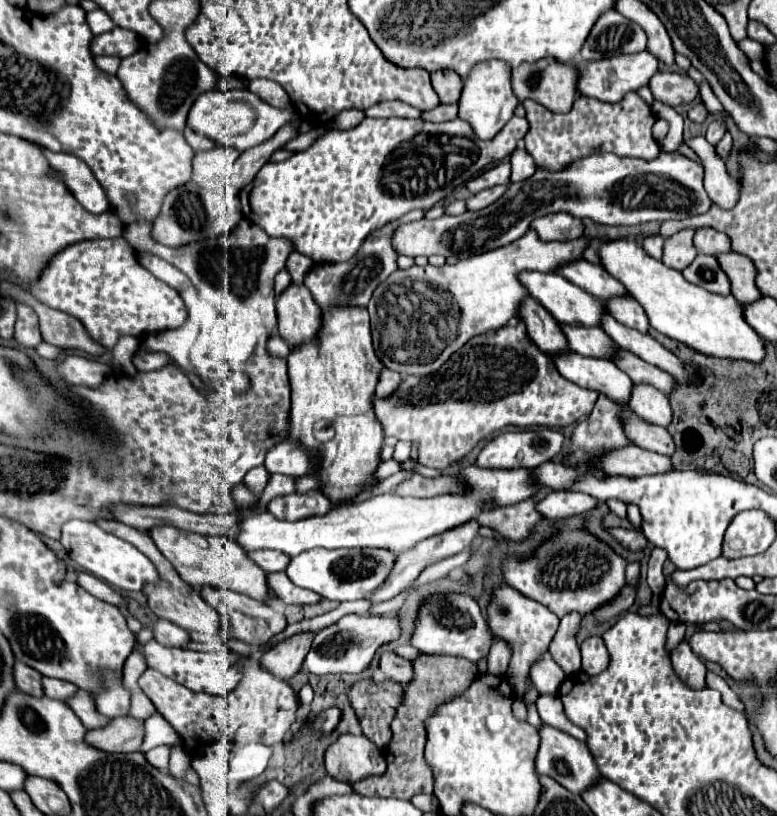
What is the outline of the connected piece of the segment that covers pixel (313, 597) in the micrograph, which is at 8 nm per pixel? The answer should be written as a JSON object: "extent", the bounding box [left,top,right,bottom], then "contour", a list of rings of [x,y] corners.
{"extent":[266,571,320,605],"contour":[[[282,571],[268,573],[266,581],[268,581],[268,587],[270,587],[270,593],[286,605],[290,605],[290,603],[294,603],[294,605],[312,605],[312,603],[320,601],[320,597],[316,593],[310,593],[308,589],[296,587],[286,577],[286,573],[282,573]]]}

